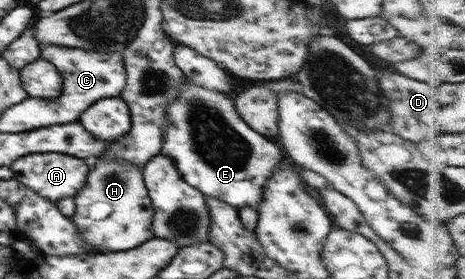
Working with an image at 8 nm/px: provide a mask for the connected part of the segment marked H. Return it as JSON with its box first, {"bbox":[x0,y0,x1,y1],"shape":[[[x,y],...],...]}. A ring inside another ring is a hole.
{"bbox":[71,161,154,251],"shape":[[[96,161],[84,187],[74,196],[75,212],[71,220],[79,236],[98,251],[126,251],[152,239],[154,208],[145,186],[142,168],[114,161]]]}

